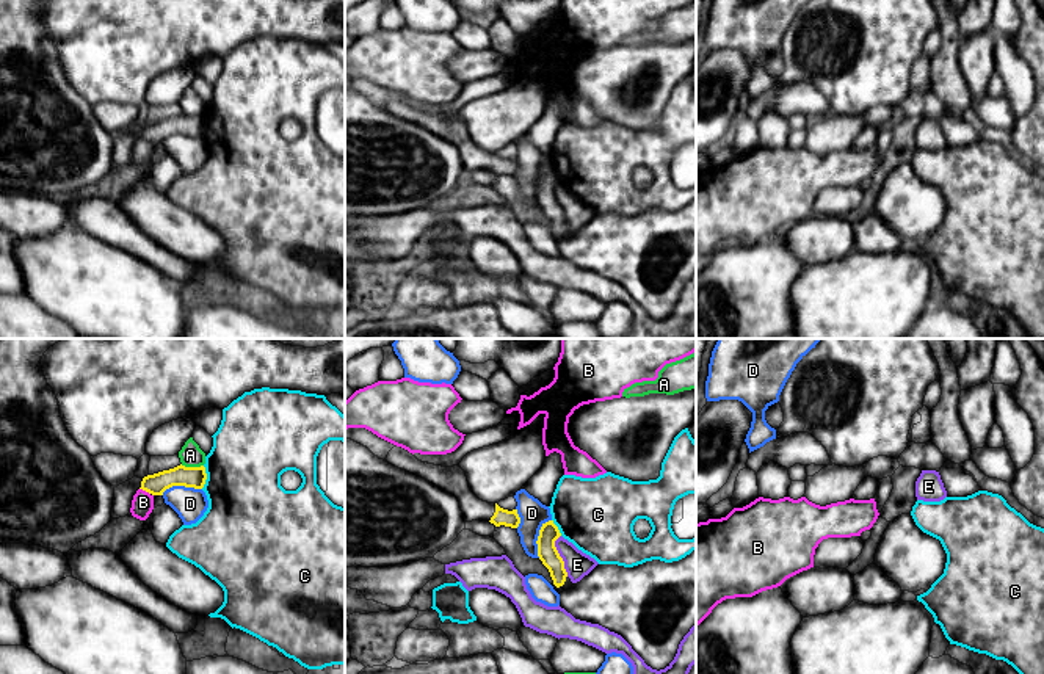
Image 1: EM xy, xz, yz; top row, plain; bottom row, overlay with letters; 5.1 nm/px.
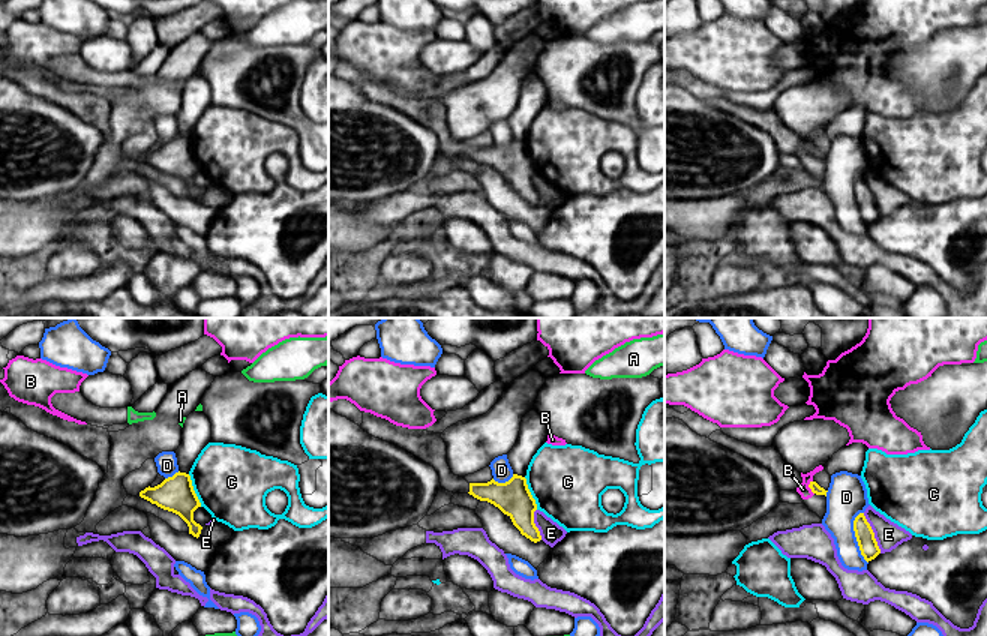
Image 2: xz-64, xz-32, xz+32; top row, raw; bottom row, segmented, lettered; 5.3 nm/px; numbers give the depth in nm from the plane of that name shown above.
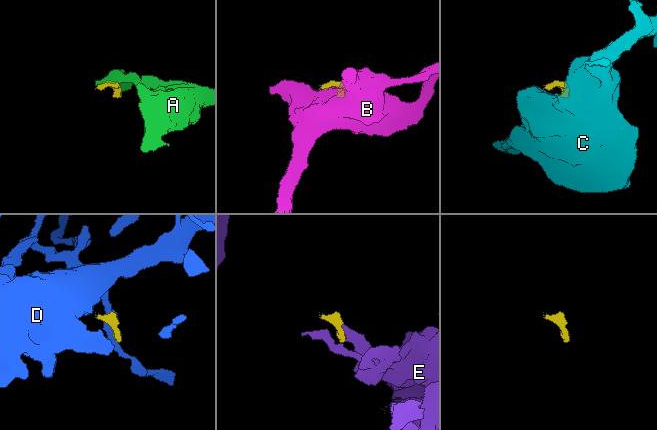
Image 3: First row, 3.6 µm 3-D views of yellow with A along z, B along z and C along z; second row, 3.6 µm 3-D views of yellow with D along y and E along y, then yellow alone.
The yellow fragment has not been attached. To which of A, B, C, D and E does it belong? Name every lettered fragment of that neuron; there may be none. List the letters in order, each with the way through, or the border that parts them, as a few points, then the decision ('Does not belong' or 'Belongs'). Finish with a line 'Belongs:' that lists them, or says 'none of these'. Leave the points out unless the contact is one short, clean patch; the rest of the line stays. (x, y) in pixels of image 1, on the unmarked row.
A: Boundary: xy (181, 113), (202, 115). Does not belong
B: Boundary: xy (140, 137), (149, 143). Does not belong
C: Does not belong
D: Does not belong
E: Boundary: xz (560, 184), (555, 190), (555, 198), (568, 224). Does not belong
Belongs: none of these

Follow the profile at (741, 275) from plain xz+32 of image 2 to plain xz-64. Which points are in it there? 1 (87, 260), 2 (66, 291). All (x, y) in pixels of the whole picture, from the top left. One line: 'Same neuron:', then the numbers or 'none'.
Same neuron: 1

